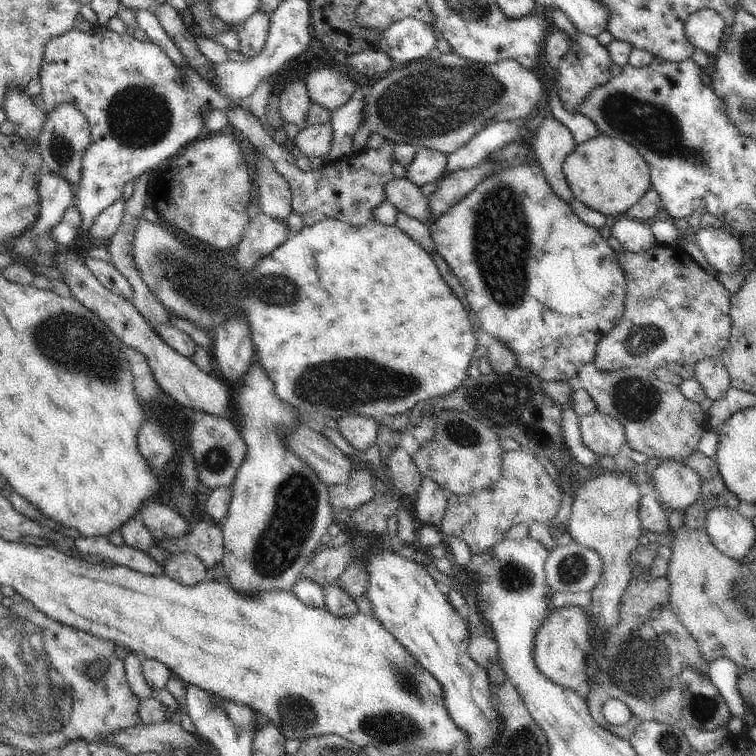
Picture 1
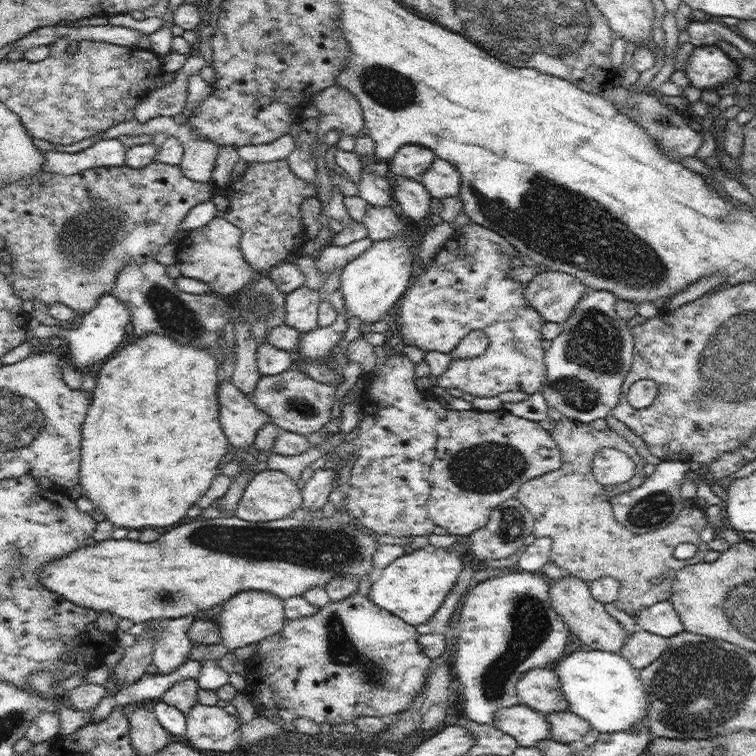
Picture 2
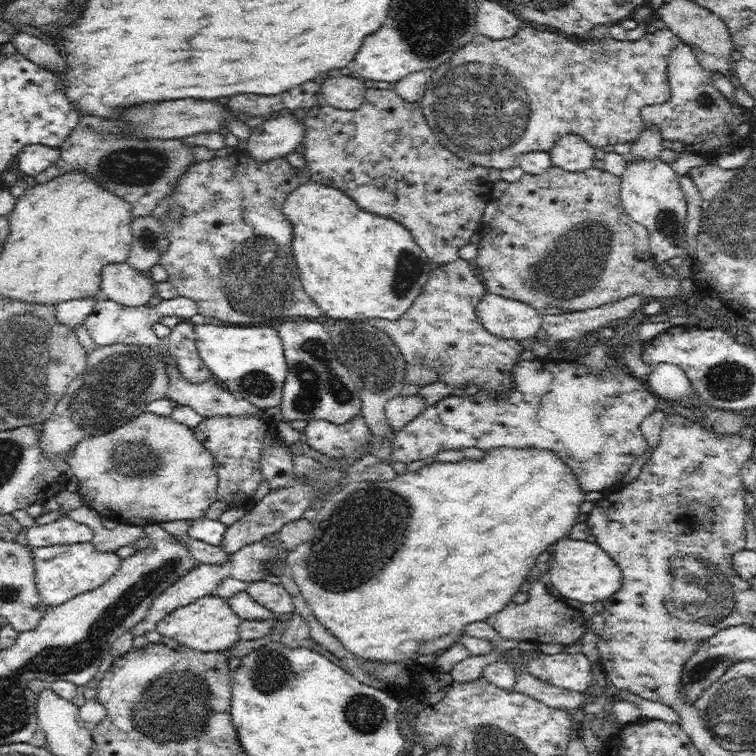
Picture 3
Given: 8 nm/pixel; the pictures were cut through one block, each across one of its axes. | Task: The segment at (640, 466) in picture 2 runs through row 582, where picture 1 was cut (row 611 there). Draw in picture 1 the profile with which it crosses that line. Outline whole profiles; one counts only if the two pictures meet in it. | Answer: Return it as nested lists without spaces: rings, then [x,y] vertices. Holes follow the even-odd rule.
[[[641,575],[631,579],[628,588],[624,591],[621,598],[619,622],[604,635],[595,632],[596,628],[593,626],[591,611],[589,608],[585,608],[591,618],[590,636],[592,638],[590,640],[592,651],[595,652],[595,661],[599,668],[599,671],[595,675],[588,678],[588,686],[584,687],[587,705],[596,724],[627,741],[636,732],[636,729],[646,721],[679,725],[681,723],[682,710],[682,691],[679,674],[685,669],[685,666],[694,667],[703,675],[708,675],[708,670],[710,670],[710,663],[703,659],[698,644],[692,638],[690,631],[687,630],[679,619],[679,616],[676,616],[671,609],[669,588],[670,581],[666,576],[650,578]],[[609,698],[621,700],[629,706],[631,715],[628,722],[618,726],[606,722],[606,718],[602,716],[602,706],[604,706],[604,702]]]

